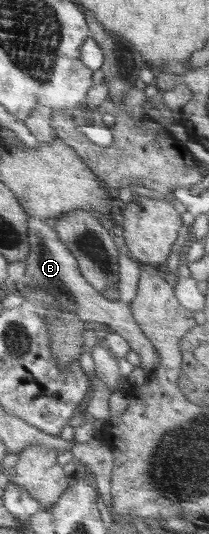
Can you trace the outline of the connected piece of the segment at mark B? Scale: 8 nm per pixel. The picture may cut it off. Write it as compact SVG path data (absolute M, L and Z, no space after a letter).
M30 217L29 219L29 244L31 250L25 260L25 273L20 279L21 283L30 288L40 288L54 298L54 302L68 314L78 316L82 322L97 322L112 328L112 332L124 337L130 349L140 357L140 368L146 376L156 371L160 356L150 344L132 315L131 304L138 293L138 284L142 269L137 262L132 261L125 253L122 254L122 280L118 281L119 299L110 301L103 294L92 288L88 281L80 275L79 266L72 253L62 244L57 232L51 227L50 221Z

